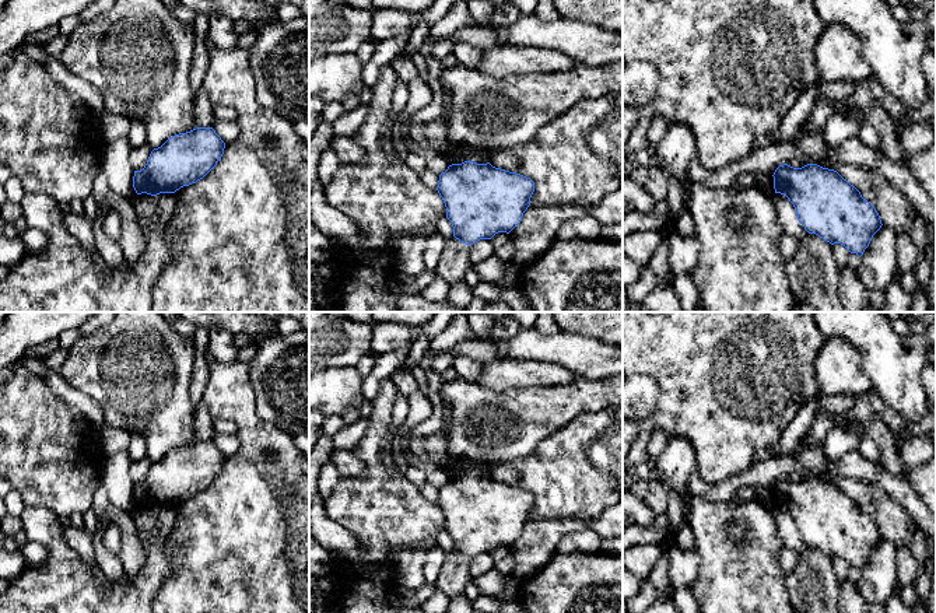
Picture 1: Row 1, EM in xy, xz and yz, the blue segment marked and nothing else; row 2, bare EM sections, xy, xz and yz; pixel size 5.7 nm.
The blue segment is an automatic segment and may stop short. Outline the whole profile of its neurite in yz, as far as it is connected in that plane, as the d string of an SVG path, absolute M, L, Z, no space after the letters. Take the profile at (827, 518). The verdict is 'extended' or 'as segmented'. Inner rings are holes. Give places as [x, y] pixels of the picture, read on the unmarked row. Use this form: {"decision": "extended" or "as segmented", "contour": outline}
{"decision": "as segmented", "contour": "M783 477L772 490L775 507L789 512L809 547L841 557L859 571L883 539L873 518L834 483Z"}

